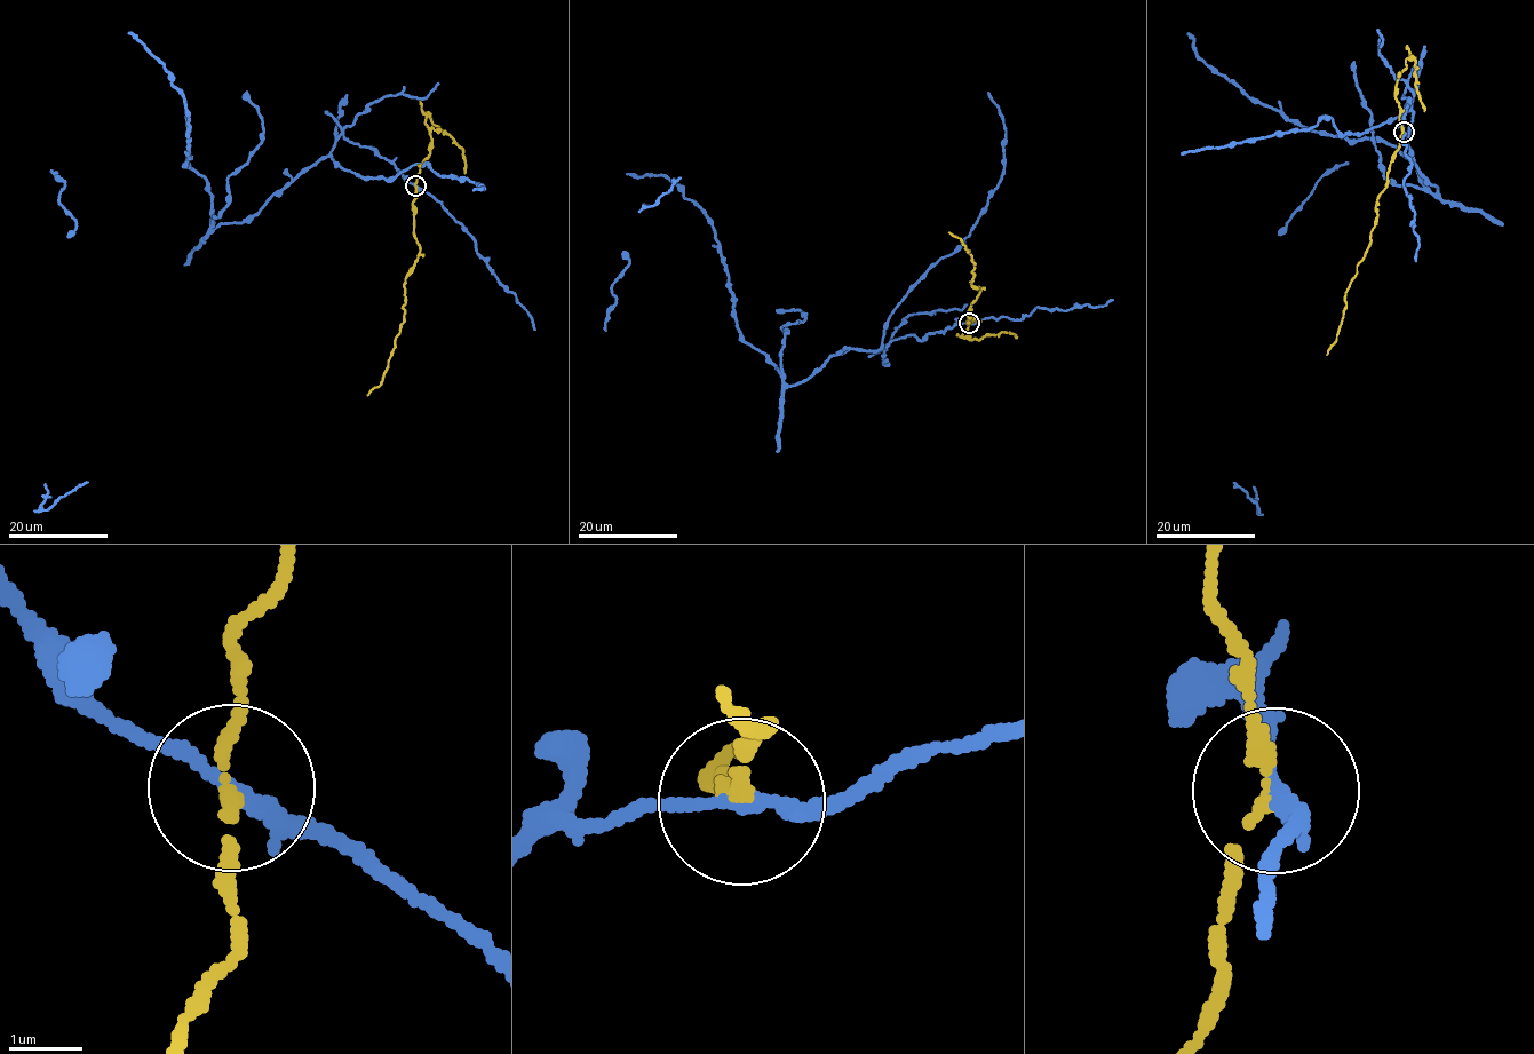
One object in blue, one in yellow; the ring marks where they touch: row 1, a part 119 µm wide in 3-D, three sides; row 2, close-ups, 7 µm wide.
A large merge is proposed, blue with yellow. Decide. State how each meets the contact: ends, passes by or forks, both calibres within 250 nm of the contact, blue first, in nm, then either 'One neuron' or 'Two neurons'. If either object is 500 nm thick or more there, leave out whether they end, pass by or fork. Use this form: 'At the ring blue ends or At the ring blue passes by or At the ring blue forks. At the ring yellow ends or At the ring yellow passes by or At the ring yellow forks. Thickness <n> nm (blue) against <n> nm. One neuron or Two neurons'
At the ring blue passes by. At the ring yellow passes by. Thickness 200 nm (blue) against 160 nm. Two neurons

